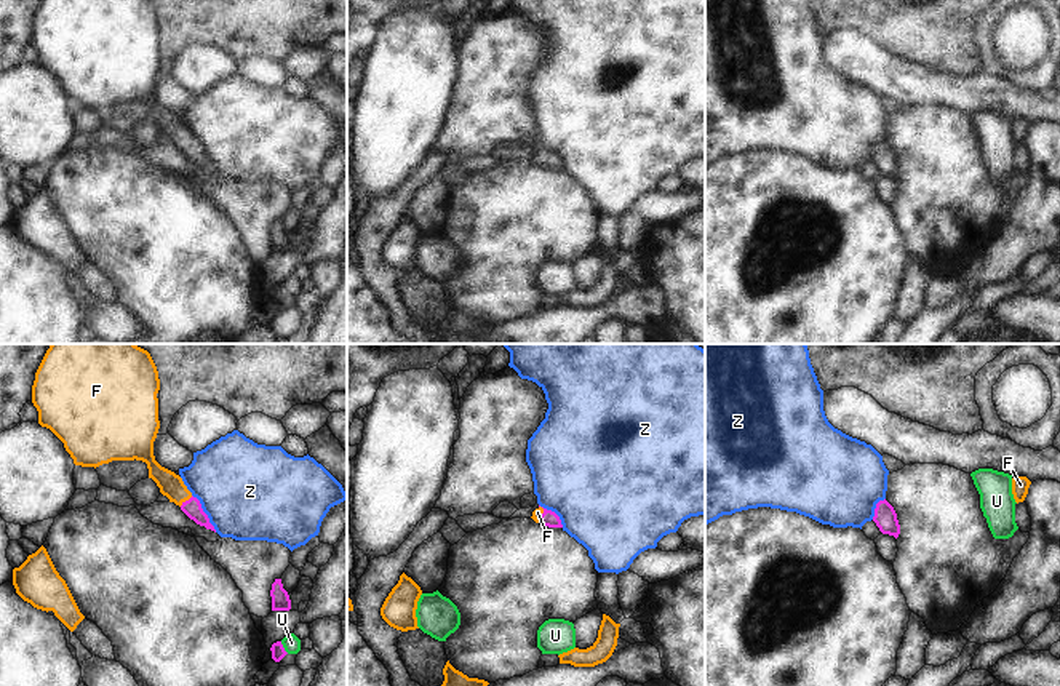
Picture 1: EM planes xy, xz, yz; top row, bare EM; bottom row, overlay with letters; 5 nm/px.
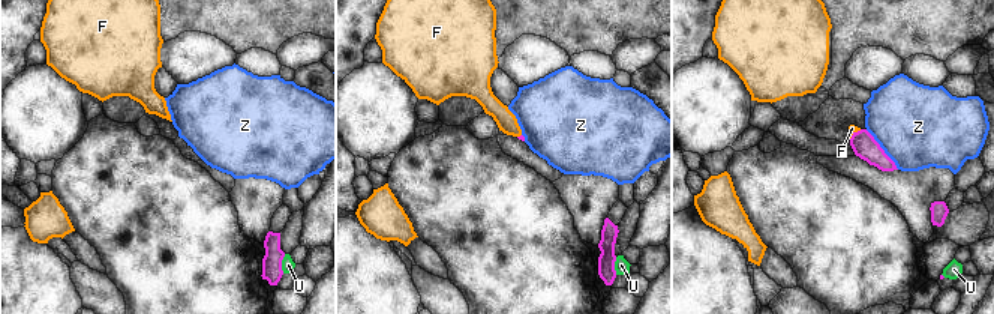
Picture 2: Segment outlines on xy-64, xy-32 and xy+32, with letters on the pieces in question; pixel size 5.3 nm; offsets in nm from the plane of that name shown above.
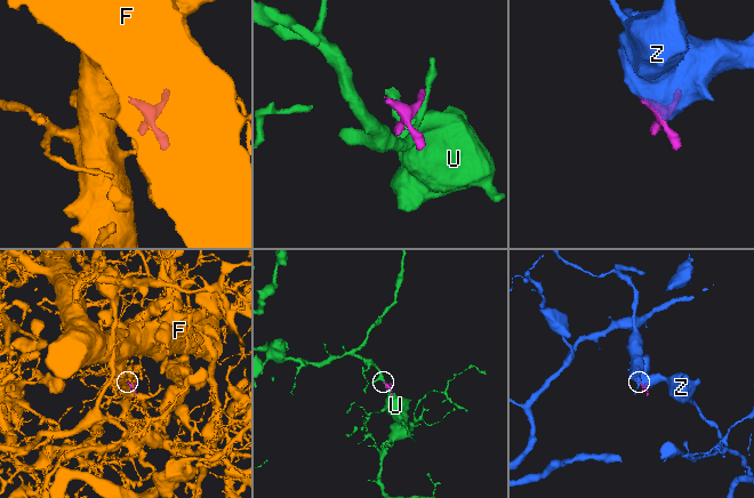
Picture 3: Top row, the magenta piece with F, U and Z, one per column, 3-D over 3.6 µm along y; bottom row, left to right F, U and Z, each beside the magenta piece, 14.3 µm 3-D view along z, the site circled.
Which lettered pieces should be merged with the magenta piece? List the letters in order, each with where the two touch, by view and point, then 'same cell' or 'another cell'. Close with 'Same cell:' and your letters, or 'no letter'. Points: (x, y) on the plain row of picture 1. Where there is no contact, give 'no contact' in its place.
F: xy (186, 143) | same cell
U: xy (283, 290) | another cell
Z: xy (205, 155) | another cell
Same cell: F

